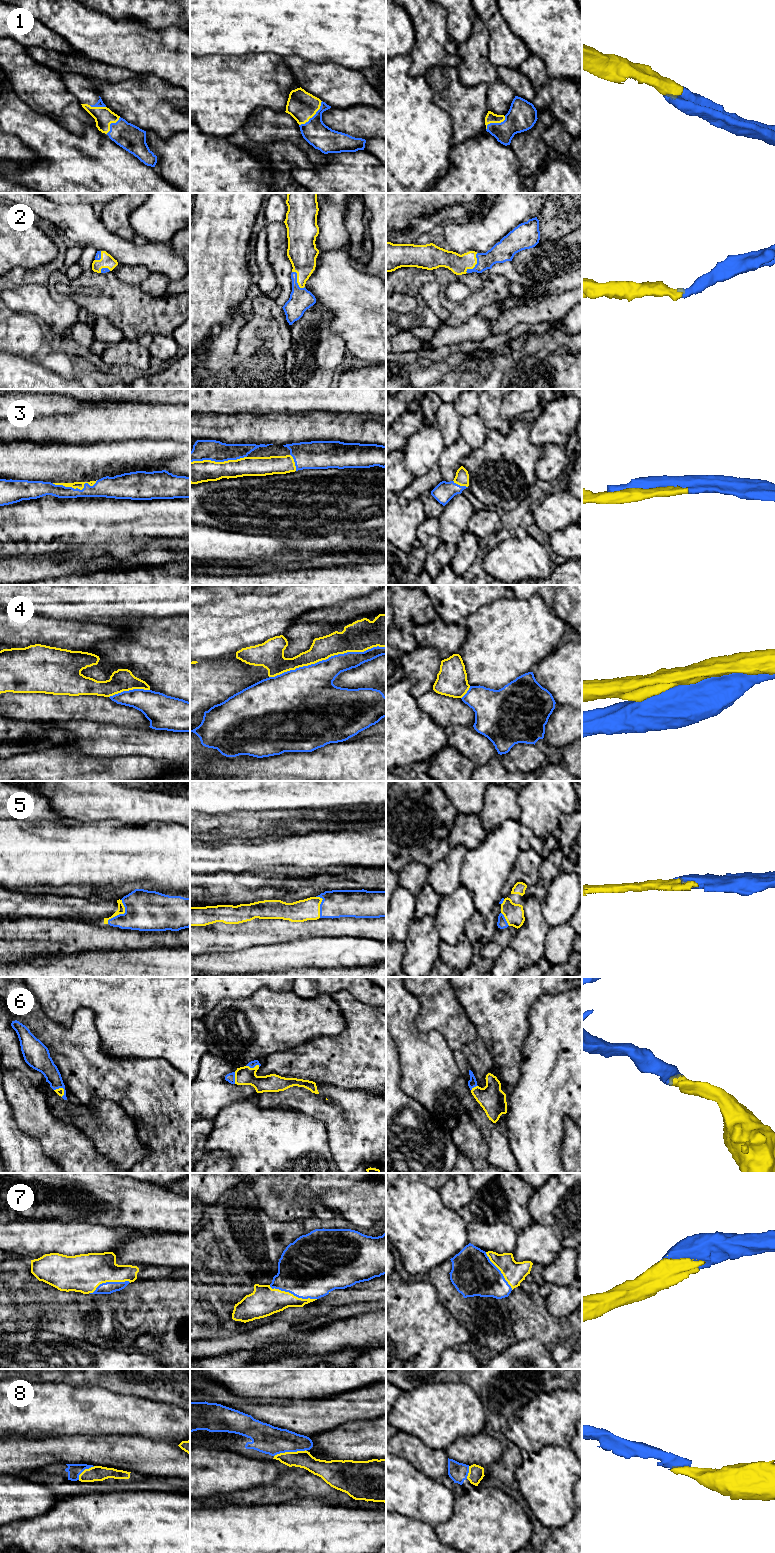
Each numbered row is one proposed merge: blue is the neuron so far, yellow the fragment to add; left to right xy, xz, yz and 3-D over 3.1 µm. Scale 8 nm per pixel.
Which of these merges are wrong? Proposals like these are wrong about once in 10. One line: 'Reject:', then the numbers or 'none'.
Reject: 4

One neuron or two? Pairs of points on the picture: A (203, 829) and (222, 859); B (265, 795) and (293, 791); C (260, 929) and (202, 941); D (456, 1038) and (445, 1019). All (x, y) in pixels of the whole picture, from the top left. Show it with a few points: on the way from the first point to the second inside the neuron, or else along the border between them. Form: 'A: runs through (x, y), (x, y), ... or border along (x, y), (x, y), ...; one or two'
A: border along (236, 838), (222, 838), (213, 841); two
B: runs through (272, 791), (286, 791); one
C: runs through (246, 935), (216, 937); one
D: runs through (456, 1033), (456, 1030), (450, 1024); one

